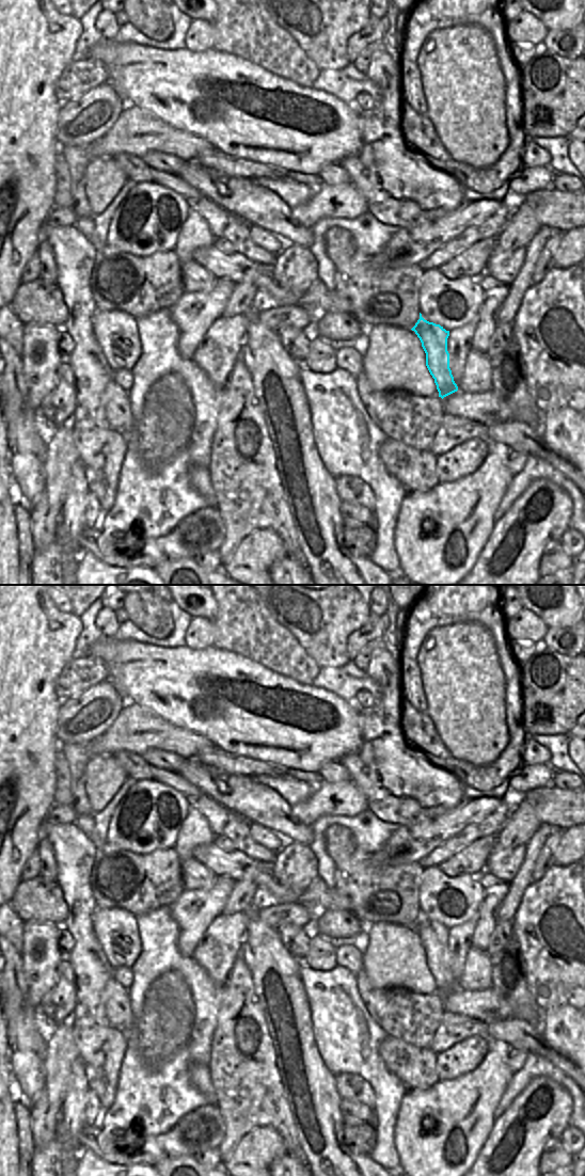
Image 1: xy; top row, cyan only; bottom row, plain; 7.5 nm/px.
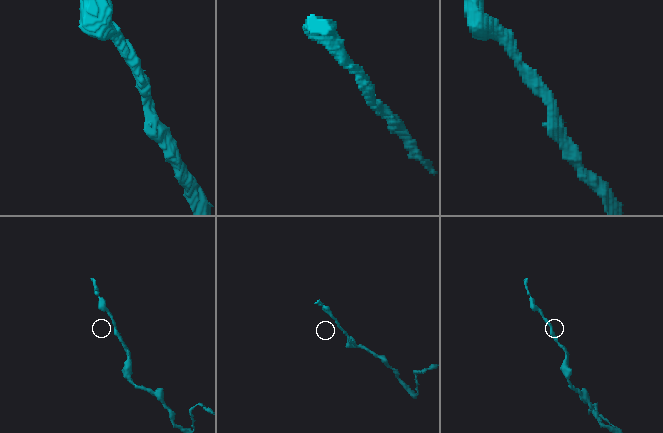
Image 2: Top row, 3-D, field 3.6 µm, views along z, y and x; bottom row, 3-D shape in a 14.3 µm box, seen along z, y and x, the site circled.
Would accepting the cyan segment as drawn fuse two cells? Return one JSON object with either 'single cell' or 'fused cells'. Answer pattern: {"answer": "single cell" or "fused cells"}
{"answer": "single cell"}

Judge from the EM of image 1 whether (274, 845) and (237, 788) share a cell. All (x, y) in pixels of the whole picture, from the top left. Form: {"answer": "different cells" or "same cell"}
{"answer": "different cells"}

